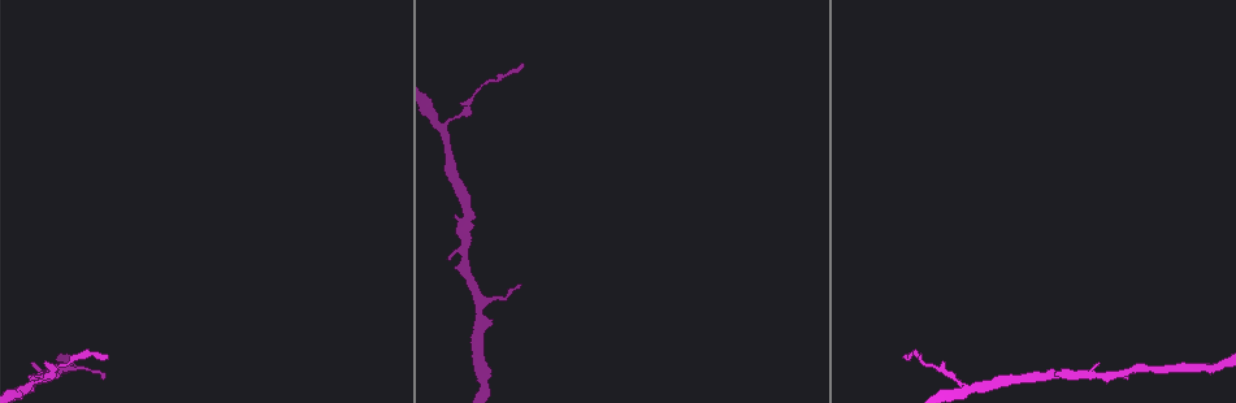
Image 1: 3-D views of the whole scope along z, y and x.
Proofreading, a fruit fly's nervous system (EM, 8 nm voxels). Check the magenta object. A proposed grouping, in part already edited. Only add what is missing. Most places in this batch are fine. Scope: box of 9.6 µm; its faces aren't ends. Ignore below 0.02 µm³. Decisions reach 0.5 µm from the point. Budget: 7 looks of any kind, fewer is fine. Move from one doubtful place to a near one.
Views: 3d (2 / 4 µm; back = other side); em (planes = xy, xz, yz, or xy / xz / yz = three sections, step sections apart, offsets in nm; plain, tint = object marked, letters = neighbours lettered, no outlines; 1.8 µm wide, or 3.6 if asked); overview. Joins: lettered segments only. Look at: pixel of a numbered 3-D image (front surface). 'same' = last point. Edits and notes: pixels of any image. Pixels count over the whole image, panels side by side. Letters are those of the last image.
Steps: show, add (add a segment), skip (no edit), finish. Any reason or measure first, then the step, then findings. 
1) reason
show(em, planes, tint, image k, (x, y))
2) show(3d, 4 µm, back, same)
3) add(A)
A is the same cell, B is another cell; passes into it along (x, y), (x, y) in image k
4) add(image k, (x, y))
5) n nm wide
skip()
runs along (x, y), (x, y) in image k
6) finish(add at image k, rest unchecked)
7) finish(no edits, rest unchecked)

tapers out
show(3d, 4 µm, image 1, (521, 283))

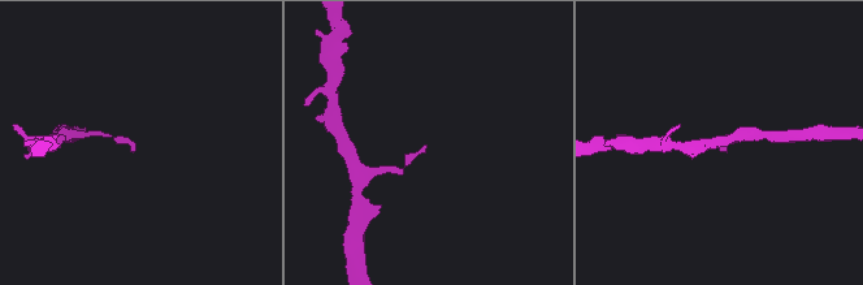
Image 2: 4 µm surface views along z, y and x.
show(em, planes, letters, image 2, (427, 146))

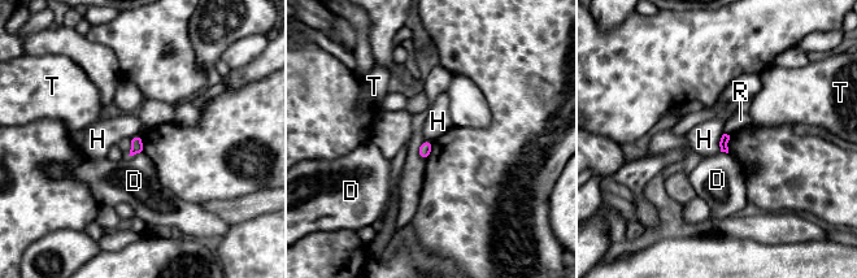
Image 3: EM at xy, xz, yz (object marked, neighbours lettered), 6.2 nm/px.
skip()
D, H, R and T are other cells; border along (723, 133), (720, 140), (720, 151) in image 3; no lettered segment goes on from it

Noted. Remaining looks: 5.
an open end
show(em, planes, letters, image 1, (449, 258))

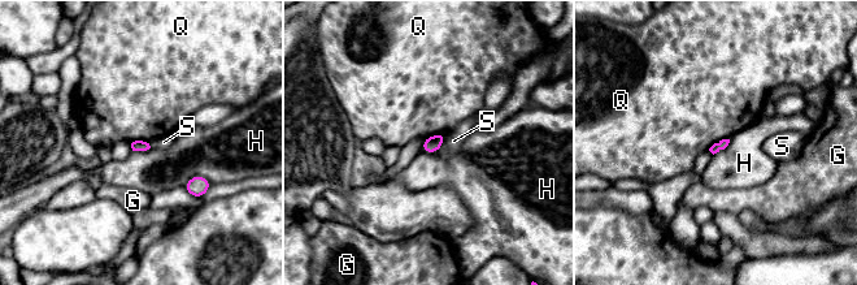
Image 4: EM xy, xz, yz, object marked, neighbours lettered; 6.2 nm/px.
skip()
G, H, Q and S are other cells; border along (211, 182), (192, 176), (183, 185) in image 4; none of them fits

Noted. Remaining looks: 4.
tapers out
show(em, yz, step 4, letters, image 1, (905, 357))

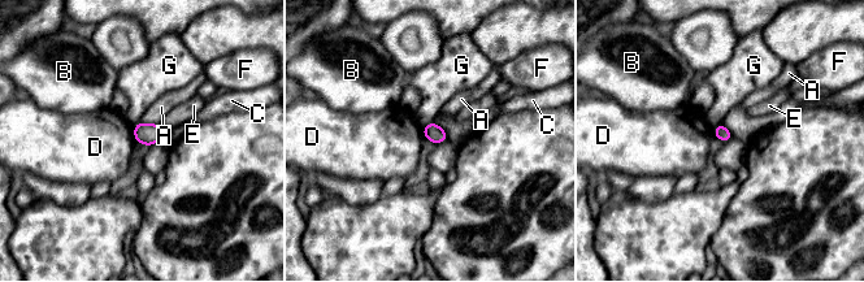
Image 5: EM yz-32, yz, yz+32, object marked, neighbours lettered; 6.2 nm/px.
show(em, planes, letters, same)

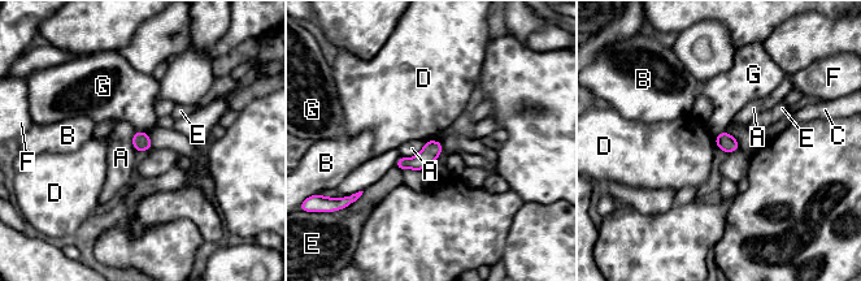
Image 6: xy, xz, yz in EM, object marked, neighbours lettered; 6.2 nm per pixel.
A touches over 190 nm
skip()
A, B, C, D, E, F and G are other cells; no lettered segment goes on from it

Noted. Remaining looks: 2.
finish(no edits, rest unchecked)

